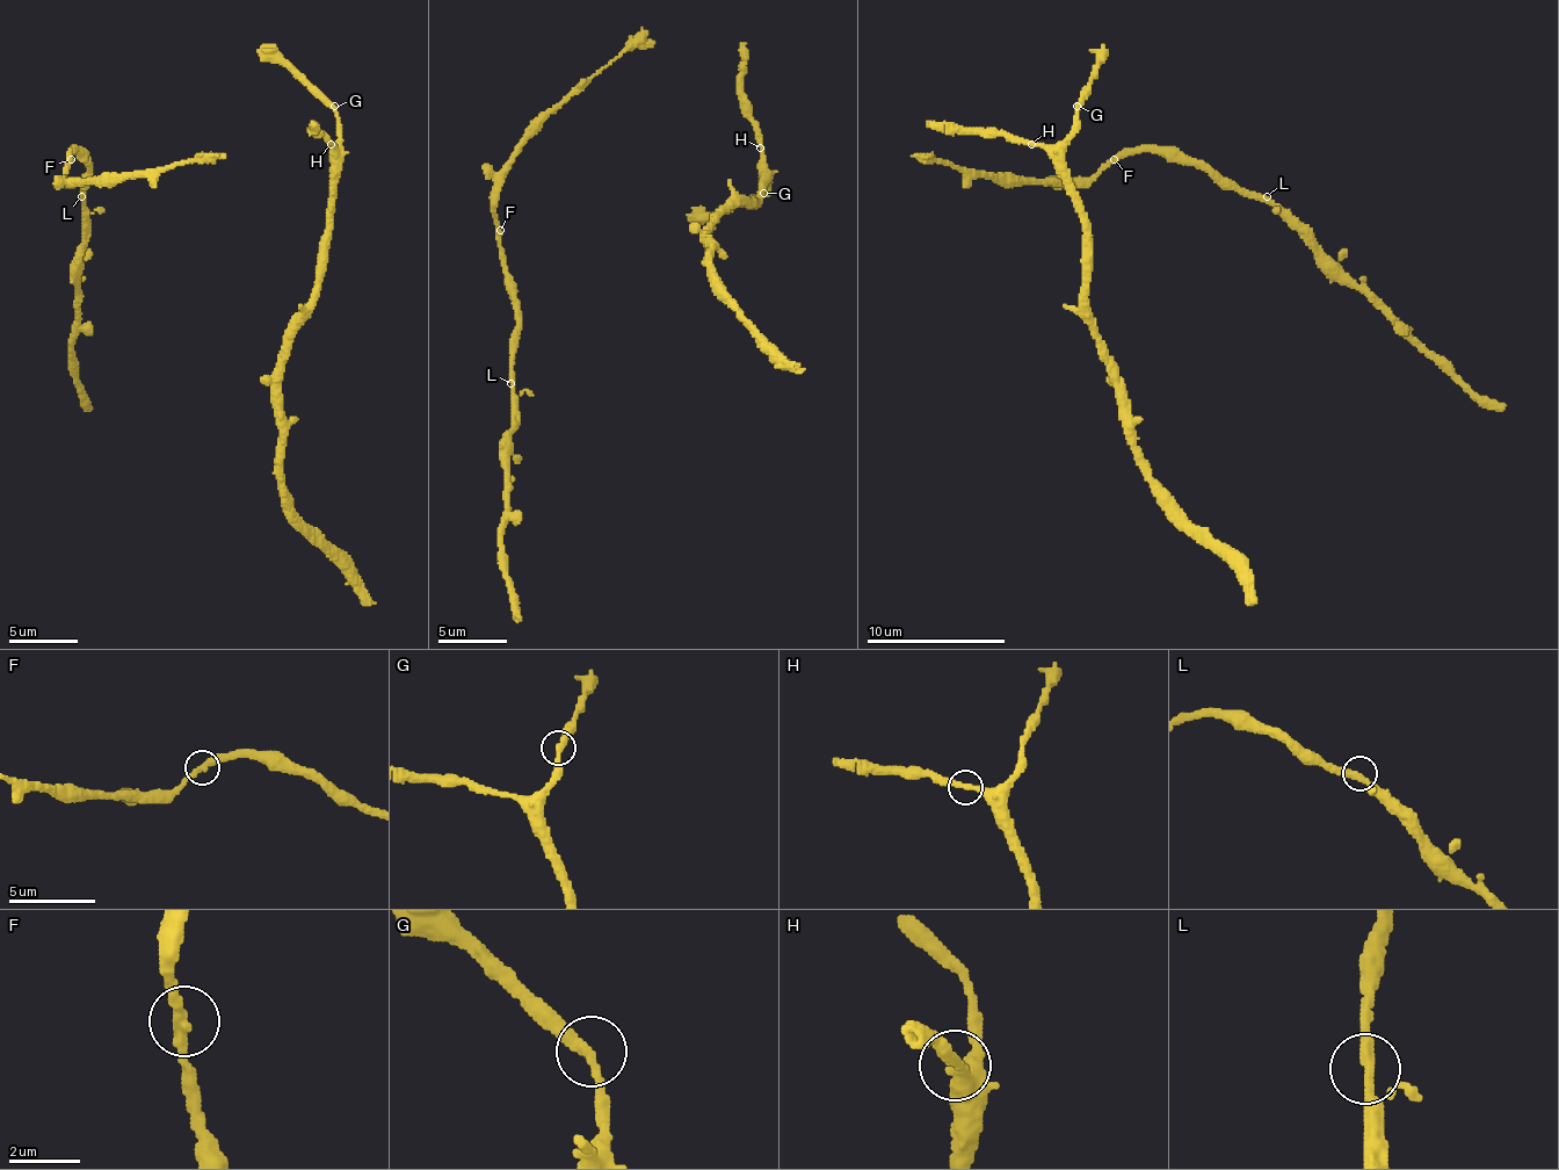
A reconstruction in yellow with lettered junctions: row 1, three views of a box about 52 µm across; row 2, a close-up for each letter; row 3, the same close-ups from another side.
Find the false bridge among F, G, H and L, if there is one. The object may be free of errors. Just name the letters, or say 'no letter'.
no letter

